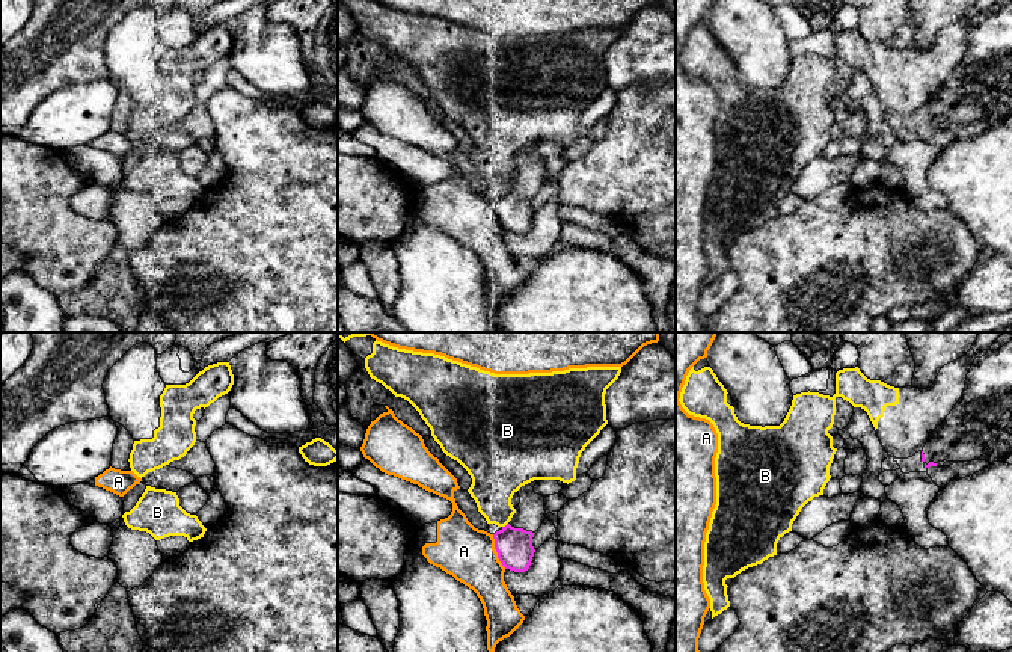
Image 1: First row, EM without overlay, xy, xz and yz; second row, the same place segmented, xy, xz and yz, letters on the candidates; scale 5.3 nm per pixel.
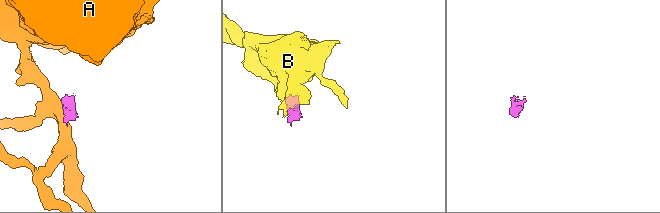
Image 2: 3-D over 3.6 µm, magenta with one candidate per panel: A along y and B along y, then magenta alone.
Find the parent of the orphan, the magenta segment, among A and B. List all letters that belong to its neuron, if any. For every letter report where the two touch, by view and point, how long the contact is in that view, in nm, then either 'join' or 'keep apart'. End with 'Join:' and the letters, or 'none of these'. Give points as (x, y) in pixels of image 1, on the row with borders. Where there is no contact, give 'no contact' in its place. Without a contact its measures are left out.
A: contact xz (496, 551); length 200 nm; keep apart
B: contact xz (506, 525); length 40 nm; keep apart
Join: none of these

